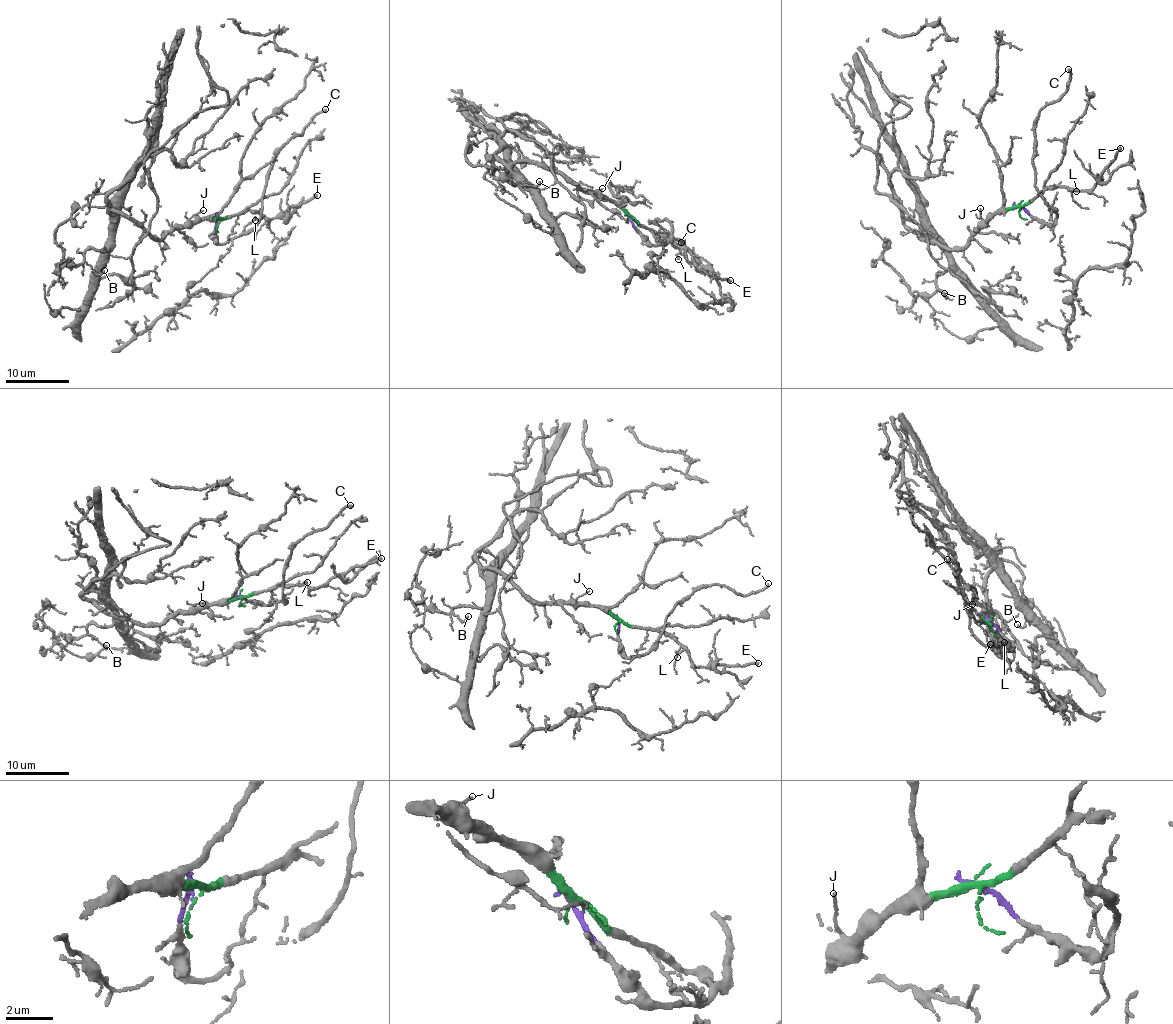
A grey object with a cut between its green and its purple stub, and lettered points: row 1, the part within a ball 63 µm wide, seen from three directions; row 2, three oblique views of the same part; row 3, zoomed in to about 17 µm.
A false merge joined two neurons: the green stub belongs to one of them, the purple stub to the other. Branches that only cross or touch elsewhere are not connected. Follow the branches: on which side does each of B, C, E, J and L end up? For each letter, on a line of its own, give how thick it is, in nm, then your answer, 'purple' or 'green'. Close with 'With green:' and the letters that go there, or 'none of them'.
B: 140 nm thick; green
C: 240 nm thick; purple
E: 240 nm thick; green
J: 90 nm thick; green
L: 120 nm thick; green
With green: B, E, J, L

